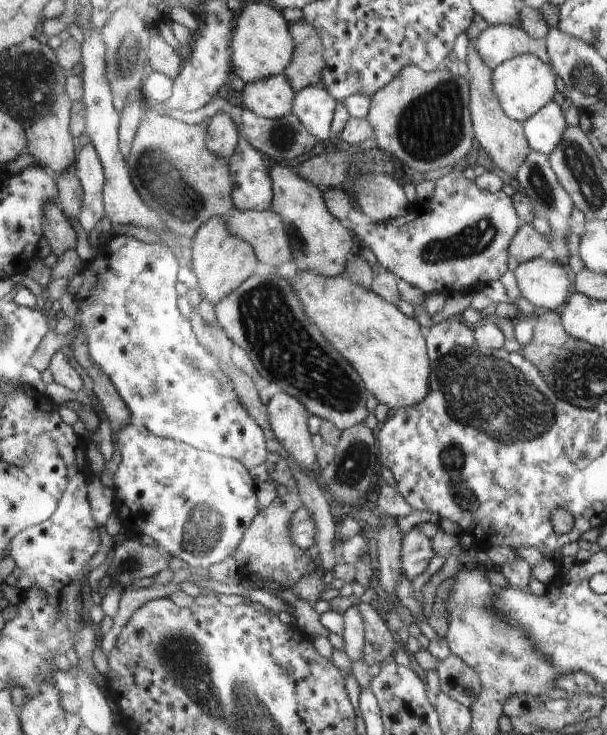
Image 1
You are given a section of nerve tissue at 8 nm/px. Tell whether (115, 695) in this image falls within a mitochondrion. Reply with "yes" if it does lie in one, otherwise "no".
no

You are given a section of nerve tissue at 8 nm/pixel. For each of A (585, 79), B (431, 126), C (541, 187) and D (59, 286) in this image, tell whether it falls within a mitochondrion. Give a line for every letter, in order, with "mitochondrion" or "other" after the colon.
A: mitochondrion
B: mitochondrion
C: mitochondrion
D: other

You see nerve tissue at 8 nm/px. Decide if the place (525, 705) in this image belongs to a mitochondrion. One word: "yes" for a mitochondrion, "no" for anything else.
no

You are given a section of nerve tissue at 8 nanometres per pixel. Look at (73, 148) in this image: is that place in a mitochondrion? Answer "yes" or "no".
no

